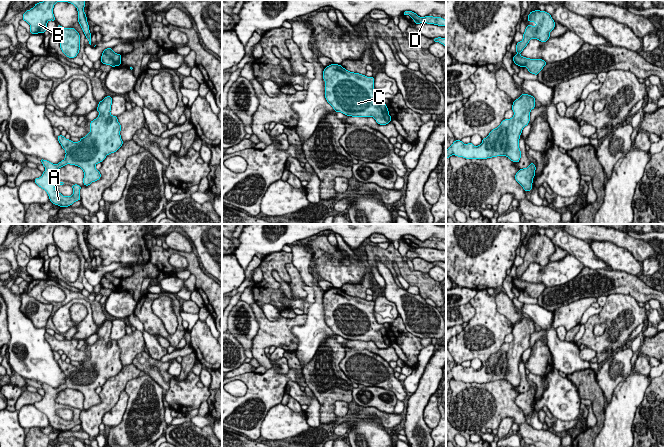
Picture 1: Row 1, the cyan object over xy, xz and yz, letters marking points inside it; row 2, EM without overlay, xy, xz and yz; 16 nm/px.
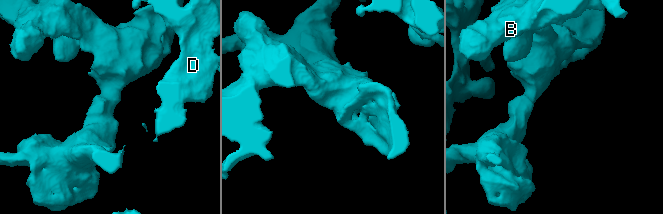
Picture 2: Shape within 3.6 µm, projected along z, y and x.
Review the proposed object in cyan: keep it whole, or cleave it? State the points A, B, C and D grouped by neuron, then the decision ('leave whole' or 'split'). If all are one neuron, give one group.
groups A B C D; leave whole

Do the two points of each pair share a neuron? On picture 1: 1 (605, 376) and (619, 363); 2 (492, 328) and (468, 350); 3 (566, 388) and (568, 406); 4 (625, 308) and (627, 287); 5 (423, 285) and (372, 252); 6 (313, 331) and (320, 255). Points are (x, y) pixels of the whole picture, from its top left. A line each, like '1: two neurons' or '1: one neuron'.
1: one neuron
2: one neuron
3: one neuron
4: two neurons
5: one neuron
6: two neurons

